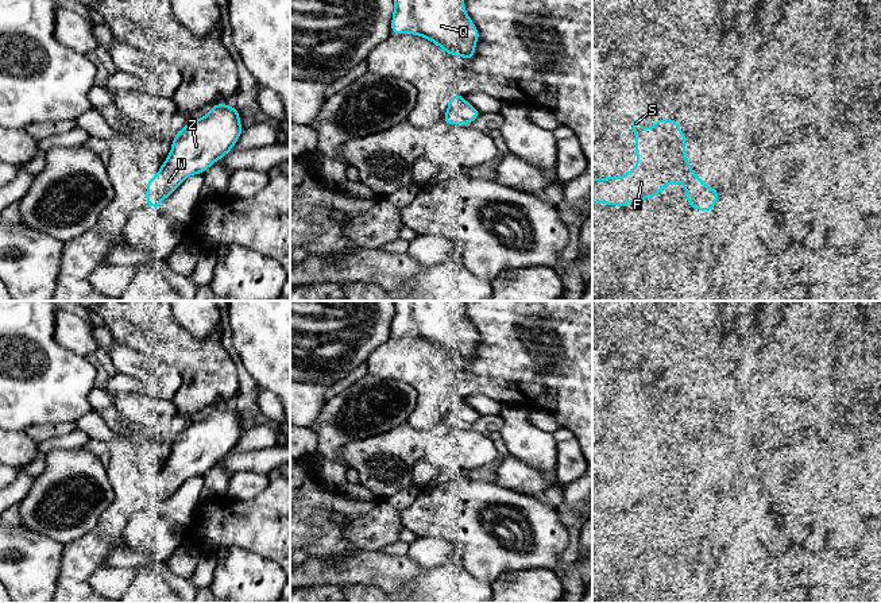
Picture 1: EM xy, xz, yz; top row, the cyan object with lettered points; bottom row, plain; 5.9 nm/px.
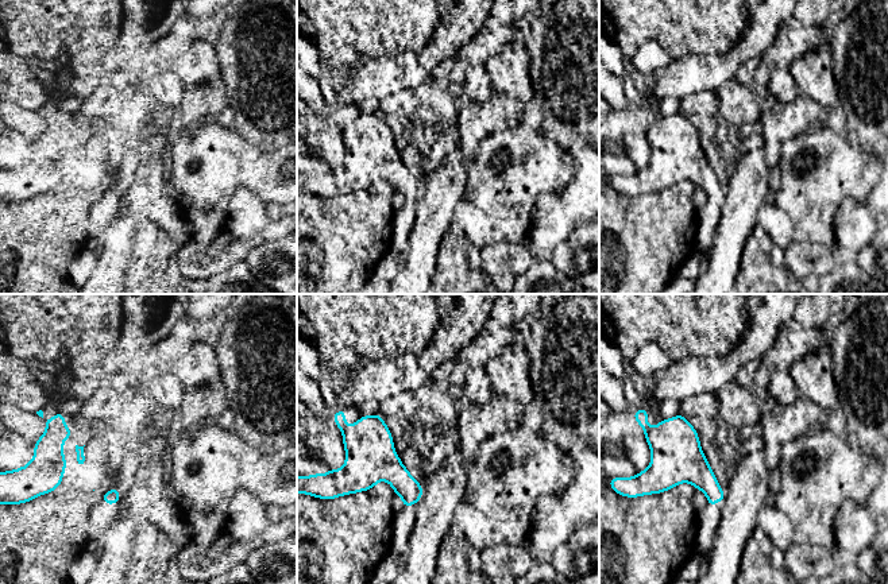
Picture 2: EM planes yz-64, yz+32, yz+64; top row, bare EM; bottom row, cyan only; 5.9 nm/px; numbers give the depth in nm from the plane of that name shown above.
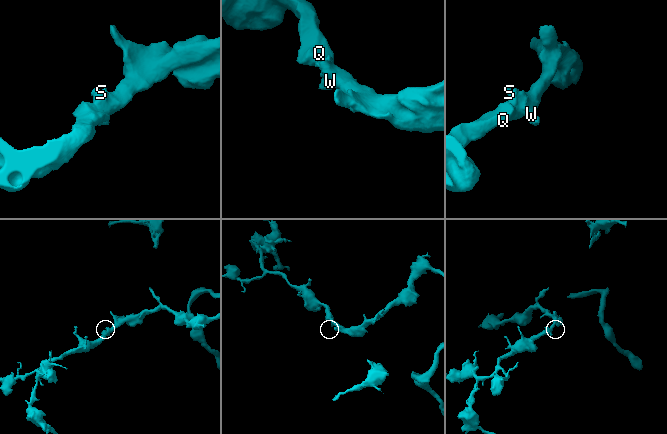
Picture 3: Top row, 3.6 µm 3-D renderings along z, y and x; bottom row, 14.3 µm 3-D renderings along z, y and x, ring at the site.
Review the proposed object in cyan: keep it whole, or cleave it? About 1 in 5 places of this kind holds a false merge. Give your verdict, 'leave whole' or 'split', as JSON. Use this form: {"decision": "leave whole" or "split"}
{"decision": "leave whole"}

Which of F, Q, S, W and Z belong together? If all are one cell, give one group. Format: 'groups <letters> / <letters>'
groups F Q S W Z

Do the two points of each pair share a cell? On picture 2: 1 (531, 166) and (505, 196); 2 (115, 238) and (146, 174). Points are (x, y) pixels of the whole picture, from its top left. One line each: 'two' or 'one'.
1: one
2: one

